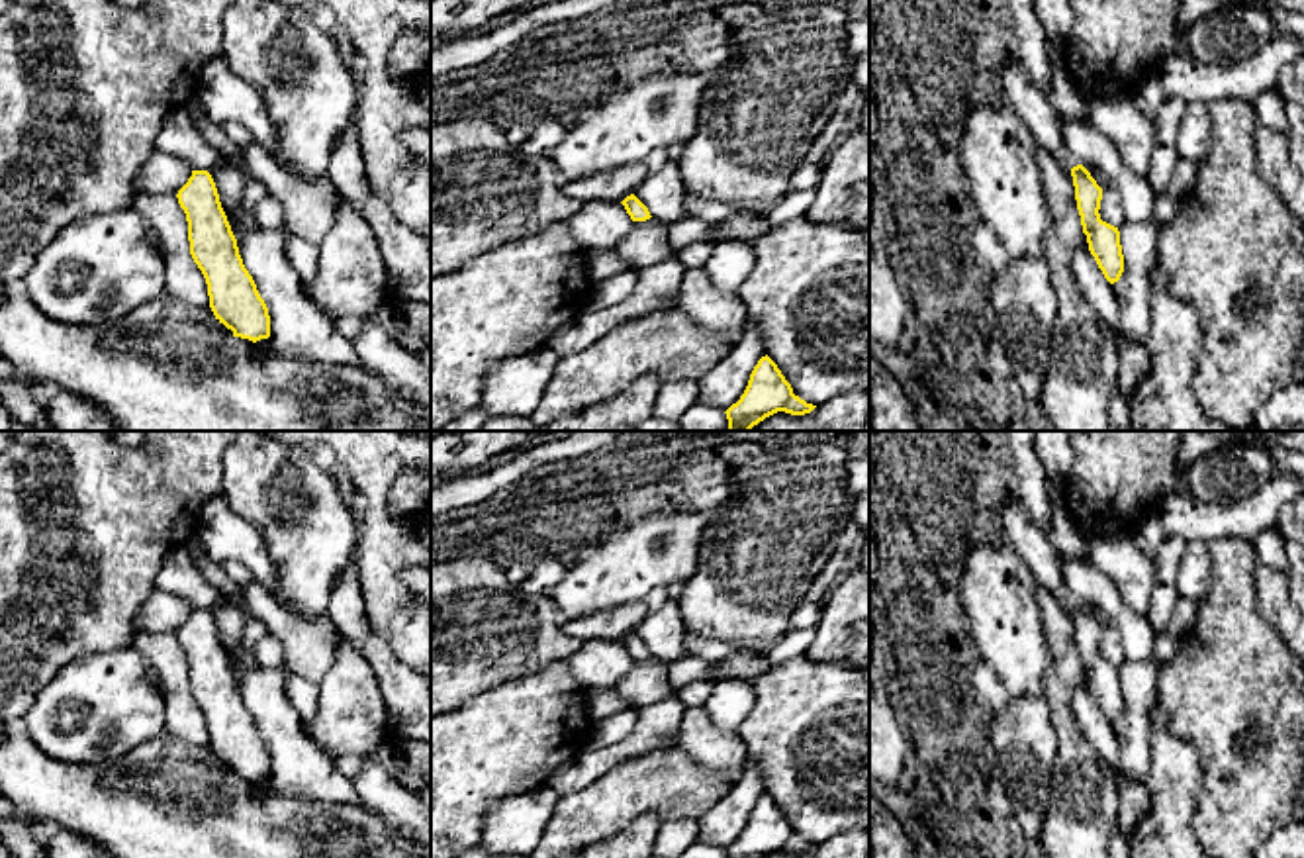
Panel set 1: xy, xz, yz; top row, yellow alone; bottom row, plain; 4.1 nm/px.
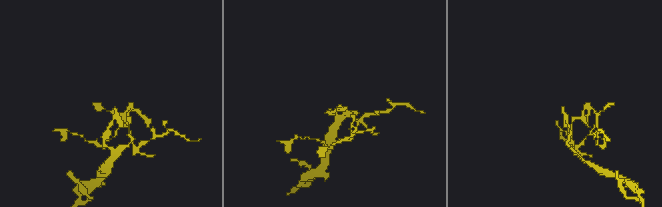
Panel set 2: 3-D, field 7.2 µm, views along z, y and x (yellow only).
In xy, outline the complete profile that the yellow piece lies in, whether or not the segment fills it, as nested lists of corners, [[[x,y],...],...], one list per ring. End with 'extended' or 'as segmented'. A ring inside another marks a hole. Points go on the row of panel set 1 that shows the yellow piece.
[[[192,170],[176,194],[188,221],[190,255],[202,270],[210,308],[233,337],[253,343],[270,337],[270,315],[243,264],[237,239],[208,170]]]; as segmented

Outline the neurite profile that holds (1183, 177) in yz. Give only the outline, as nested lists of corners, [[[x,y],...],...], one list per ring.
[[[1181,157],[1179,163],[1175,165],[1175,170],[1173,170],[1173,176],[1171,176],[1167,188],[1155,190],[1155,196],[1183,200],[1190,192],[1190,188],[1196,180],[1196,168],[1198,168],[1198,165],[1194,161]]]

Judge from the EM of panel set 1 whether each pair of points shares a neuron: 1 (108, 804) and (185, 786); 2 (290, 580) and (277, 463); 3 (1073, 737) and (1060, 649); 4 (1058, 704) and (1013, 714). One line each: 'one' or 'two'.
1: one
2: one
3: one
4: two

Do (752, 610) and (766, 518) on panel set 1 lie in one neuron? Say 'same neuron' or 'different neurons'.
same neuron

